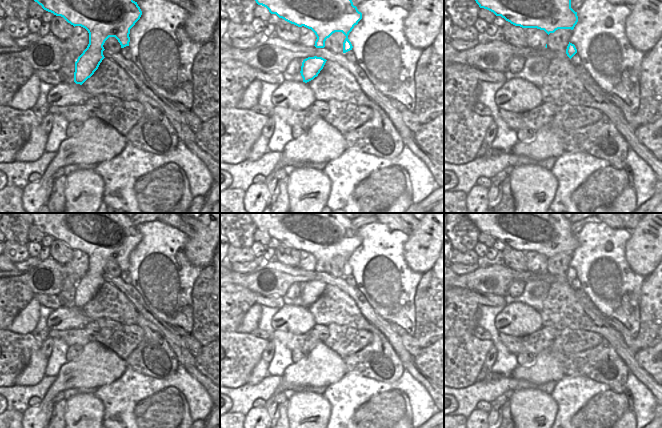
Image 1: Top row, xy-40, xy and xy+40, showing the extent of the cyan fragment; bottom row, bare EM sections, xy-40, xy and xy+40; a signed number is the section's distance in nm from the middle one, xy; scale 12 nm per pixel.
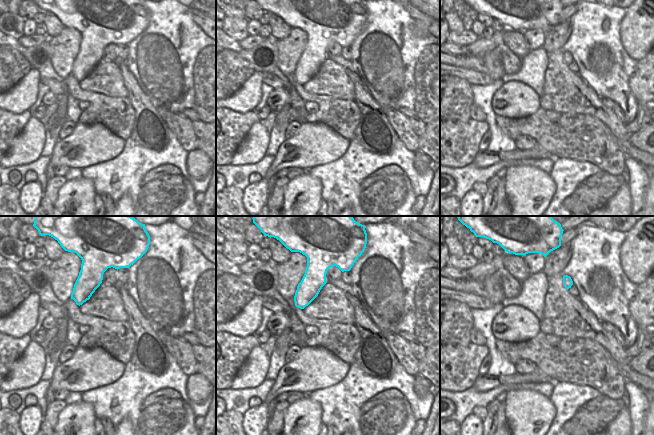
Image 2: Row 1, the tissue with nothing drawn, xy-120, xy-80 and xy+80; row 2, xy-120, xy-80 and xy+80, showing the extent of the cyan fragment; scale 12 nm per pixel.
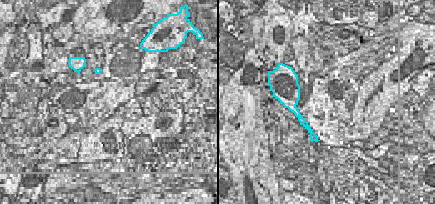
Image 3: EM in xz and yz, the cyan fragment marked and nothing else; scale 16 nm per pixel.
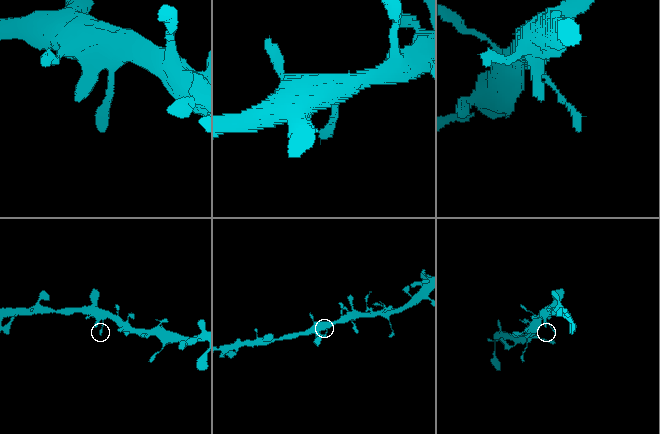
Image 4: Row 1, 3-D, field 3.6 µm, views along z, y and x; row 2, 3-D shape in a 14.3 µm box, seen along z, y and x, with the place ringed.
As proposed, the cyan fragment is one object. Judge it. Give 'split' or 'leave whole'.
leave whole

